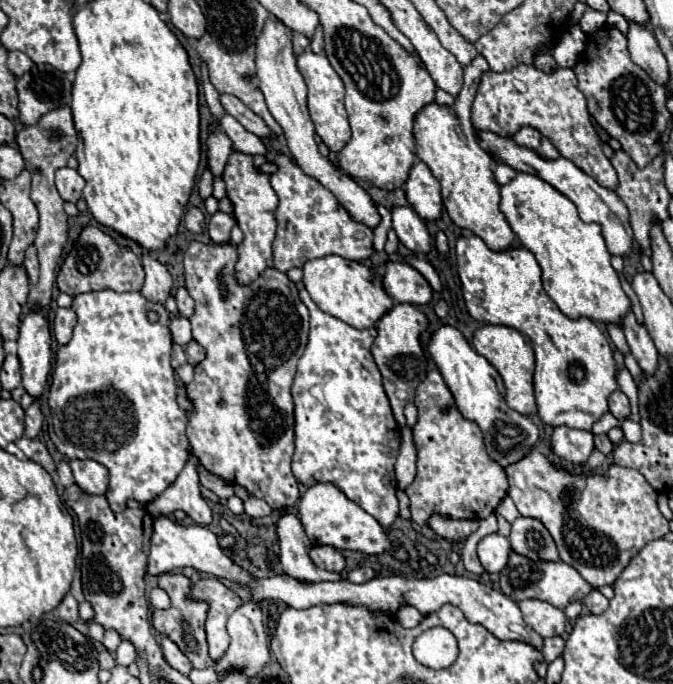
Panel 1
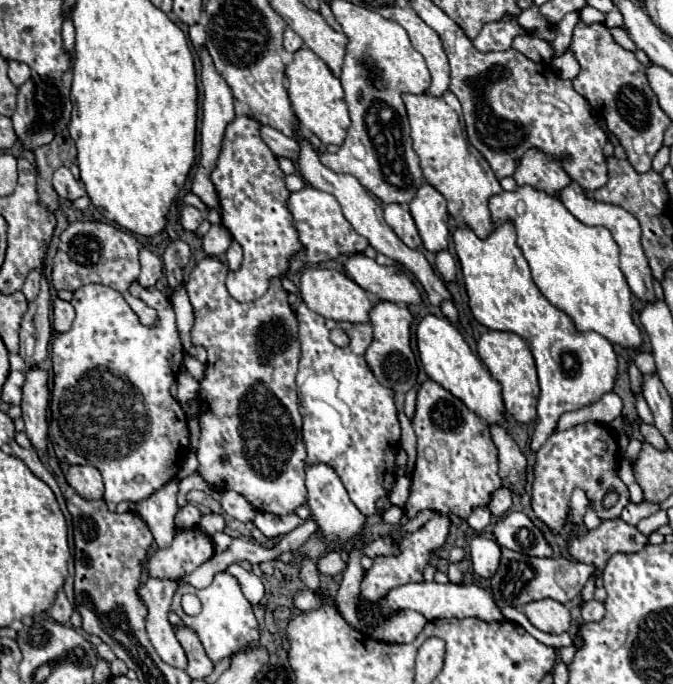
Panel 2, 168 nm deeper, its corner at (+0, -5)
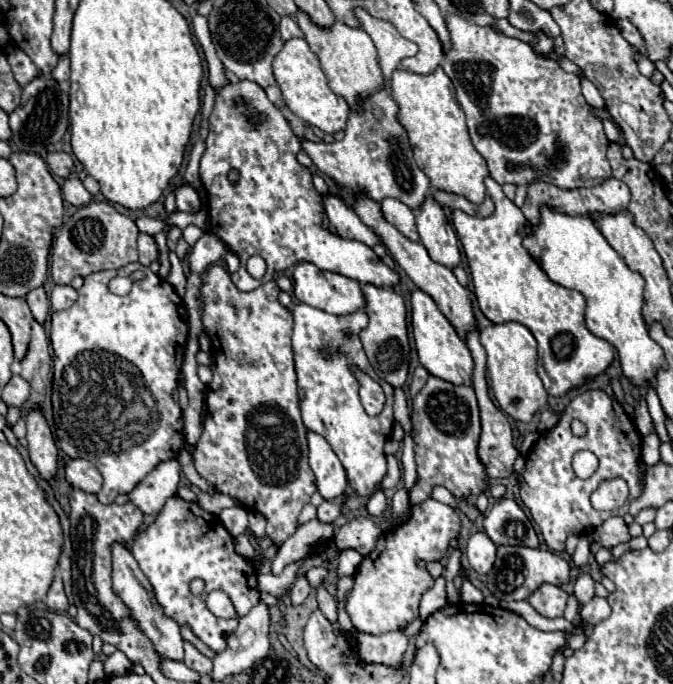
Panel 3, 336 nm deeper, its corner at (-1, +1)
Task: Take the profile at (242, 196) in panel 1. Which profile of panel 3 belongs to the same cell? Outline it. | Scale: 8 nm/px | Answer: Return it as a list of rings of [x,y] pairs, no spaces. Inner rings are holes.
[[[234,81],[222,87],[216,95],[216,105],[210,115],[210,133],[206,139],[206,151],[200,161],[200,181],[208,191],[210,201],[210,231],[220,237],[230,251],[240,257],[240,269],[232,273],[232,281],[240,291],[254,291],[258,287],[258,279],[252,279],[246,271],[246,261],[252,255],[260,255],[268,271],[262,277],[262,283],[272,281],[274,273],[282,273],[290,265],[300,261],[310,261],[324,271],[334,271],[344,277],[356,279],[360,285],[372,283],[376,287],[394,287],[400,283],[400,275],[382,263],[382,259],[364,243],[342,239],[326,229],[322,229],[322,209],[320,209],[320,193],[312,185],[312,175],[306,167],[296,161],[300,151],[298,137],[292,133],[288,121],[280,113],[276,105],[272,105],[260,89],[260,85],[252,81]],[[236,169],[238,181],[232,183],[228,173]]]

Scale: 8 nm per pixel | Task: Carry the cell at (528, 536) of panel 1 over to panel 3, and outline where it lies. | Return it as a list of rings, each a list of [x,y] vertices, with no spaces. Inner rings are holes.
[[[500,499],[484,517],[486,535],[496,545],[538,547],[538,537],[526,513],[514,499]]]

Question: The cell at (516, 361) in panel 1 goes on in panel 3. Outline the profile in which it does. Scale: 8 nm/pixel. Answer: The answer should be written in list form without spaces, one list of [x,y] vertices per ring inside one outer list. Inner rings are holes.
[[[520,323],[490,325],[480,331],[480,343],[488,353],[488,375],[500,409],[518,421],[532,421],[536,411],[546,405],[548,393],[536,373],[536,339]]]

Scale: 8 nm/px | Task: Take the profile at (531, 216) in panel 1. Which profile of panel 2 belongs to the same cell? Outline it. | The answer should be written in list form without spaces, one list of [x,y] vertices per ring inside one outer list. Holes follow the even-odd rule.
[[[529,185],[491,197],[489,211],[495,227],[505,221],[515,223],[517,245],[529,263],[535,285],[573,319],[579,331],[595,331],[623,349],[639,349],[643,345],[641,329],[633,321],[631,289],[619,269],[619,247],[605,227],[579,223],[557,197]]]

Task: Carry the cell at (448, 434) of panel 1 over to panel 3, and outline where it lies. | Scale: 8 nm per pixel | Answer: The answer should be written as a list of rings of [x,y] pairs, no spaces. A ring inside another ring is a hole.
[[[428,377],[422,391],[412,403],[412,435],[418,465],[418,479],[410,491],[410,505],[418,505],[432,497],[436,485],[446,487],[454,497],[474,499],[484,493],[488,485],[486,467],[478,457],[480,415],[472,387],[452,385],[438,377]]]

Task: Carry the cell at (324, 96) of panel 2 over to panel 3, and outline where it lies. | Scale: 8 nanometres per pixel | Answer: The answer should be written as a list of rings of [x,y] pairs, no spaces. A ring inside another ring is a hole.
[[[304,39],[286,41],[282,51],[276,55],[276,61],[272,63],[272,67],[274,67],[274,77],[278,81],[282,97],[296,117],[306,121],[308,125],[322,129],[324,133],[338,133],[346,129],[350,107],[344,97],[330,91],[328,79],[320,67],[320,61]]]

